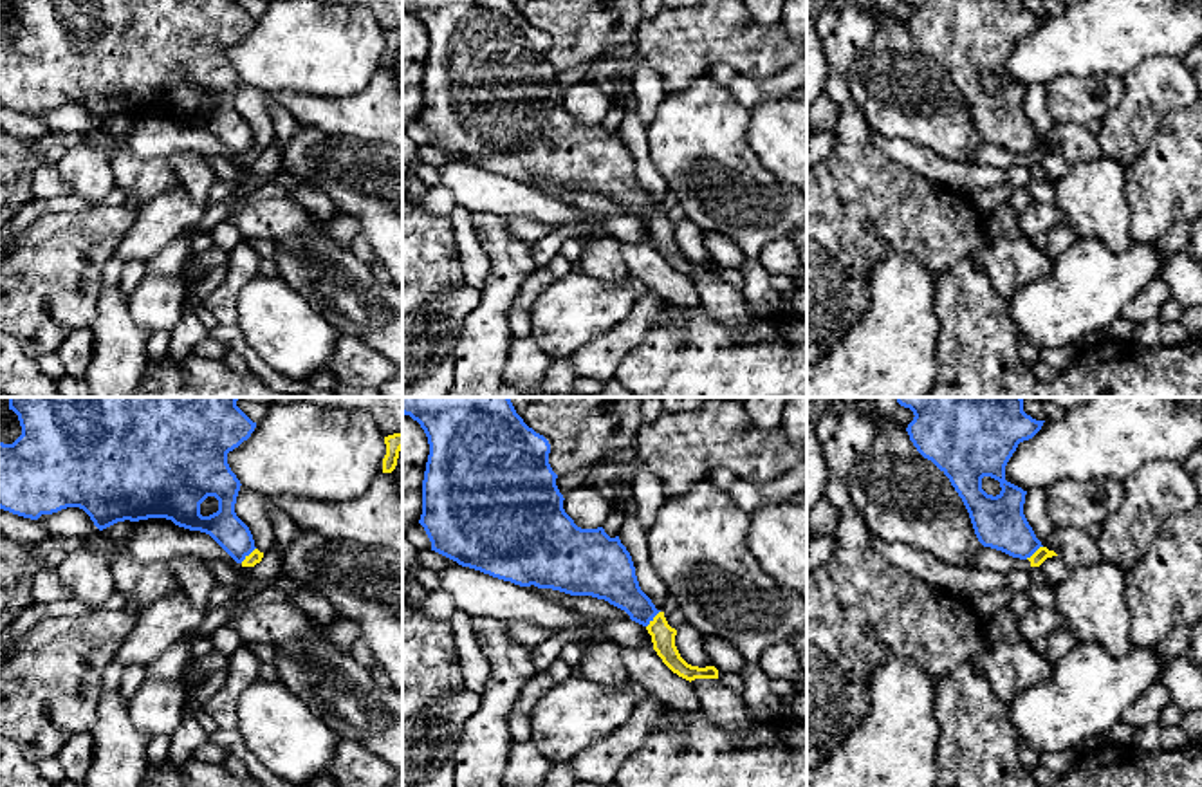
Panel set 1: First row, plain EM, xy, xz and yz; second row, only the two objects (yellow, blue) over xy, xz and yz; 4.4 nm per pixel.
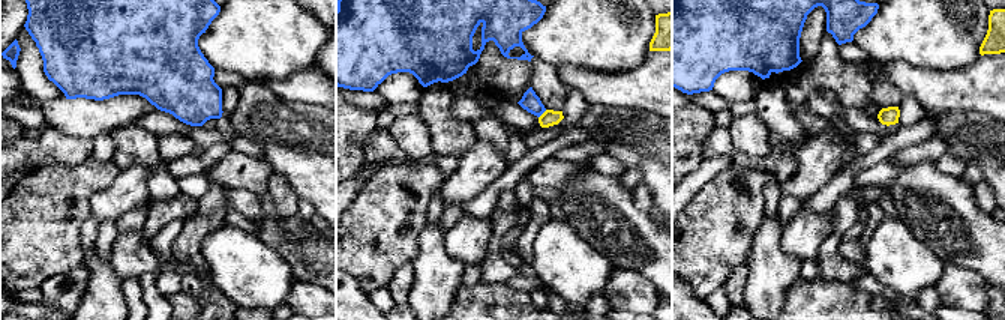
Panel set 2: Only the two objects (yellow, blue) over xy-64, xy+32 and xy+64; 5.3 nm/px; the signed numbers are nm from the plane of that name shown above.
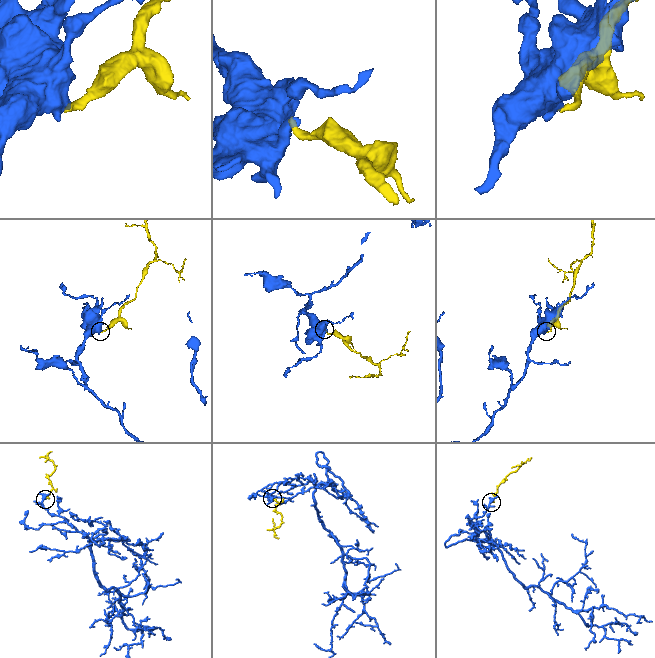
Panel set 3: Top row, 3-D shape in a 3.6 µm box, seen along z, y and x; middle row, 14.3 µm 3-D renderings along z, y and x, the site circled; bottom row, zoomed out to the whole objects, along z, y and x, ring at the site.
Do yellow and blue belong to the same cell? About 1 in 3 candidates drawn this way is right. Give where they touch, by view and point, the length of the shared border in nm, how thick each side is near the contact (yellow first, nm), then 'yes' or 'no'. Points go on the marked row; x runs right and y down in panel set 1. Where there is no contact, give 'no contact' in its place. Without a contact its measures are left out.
meets yellow in xz at (654, 620); contact 100 nm long; 110 nm thick on the yellow side, 200 nm on the other; no

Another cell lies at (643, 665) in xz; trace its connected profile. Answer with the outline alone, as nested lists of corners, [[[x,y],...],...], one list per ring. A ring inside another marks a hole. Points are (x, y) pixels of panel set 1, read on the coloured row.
[[[623,646],[621,657],[630,679],[643,684],[648,693],[662,699],[670,708],[679,711],[700,708],[691,682],[673,673],[650,646]]]

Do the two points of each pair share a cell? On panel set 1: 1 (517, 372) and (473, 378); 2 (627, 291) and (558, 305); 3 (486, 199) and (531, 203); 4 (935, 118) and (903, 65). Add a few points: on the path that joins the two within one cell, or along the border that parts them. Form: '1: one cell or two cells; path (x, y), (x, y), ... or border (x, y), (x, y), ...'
1: two cells; border (513, 340), (502, 378)
2: one cell; path (610, 305), (574, 305)
3: one cell; path (497, 199), (520, 199)
4: one cell; path (923, 105), (903, 85), (903, 78)

